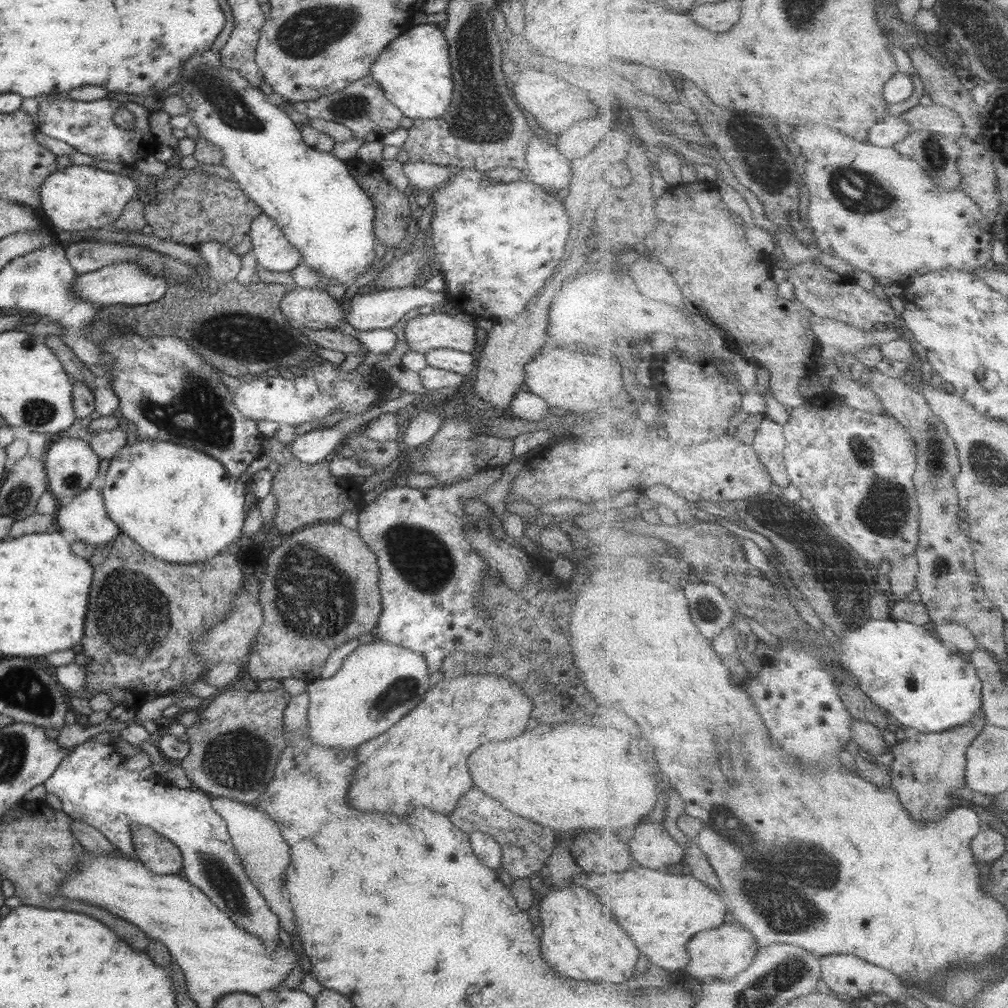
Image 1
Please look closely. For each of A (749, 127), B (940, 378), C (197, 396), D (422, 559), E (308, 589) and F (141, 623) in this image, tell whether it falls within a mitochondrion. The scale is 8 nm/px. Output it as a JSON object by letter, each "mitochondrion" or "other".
{"A":"other","B":"other","C":"mitochondrion","D":"mitochondrion","E":"mitochondrion","F":"mitochondrion"}

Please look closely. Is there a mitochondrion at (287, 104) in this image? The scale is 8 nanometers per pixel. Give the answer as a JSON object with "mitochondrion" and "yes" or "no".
{"mitochondrion":"no"}

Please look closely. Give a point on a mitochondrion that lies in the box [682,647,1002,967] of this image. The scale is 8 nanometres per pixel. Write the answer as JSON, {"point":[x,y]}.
{"point":[773,878]}

